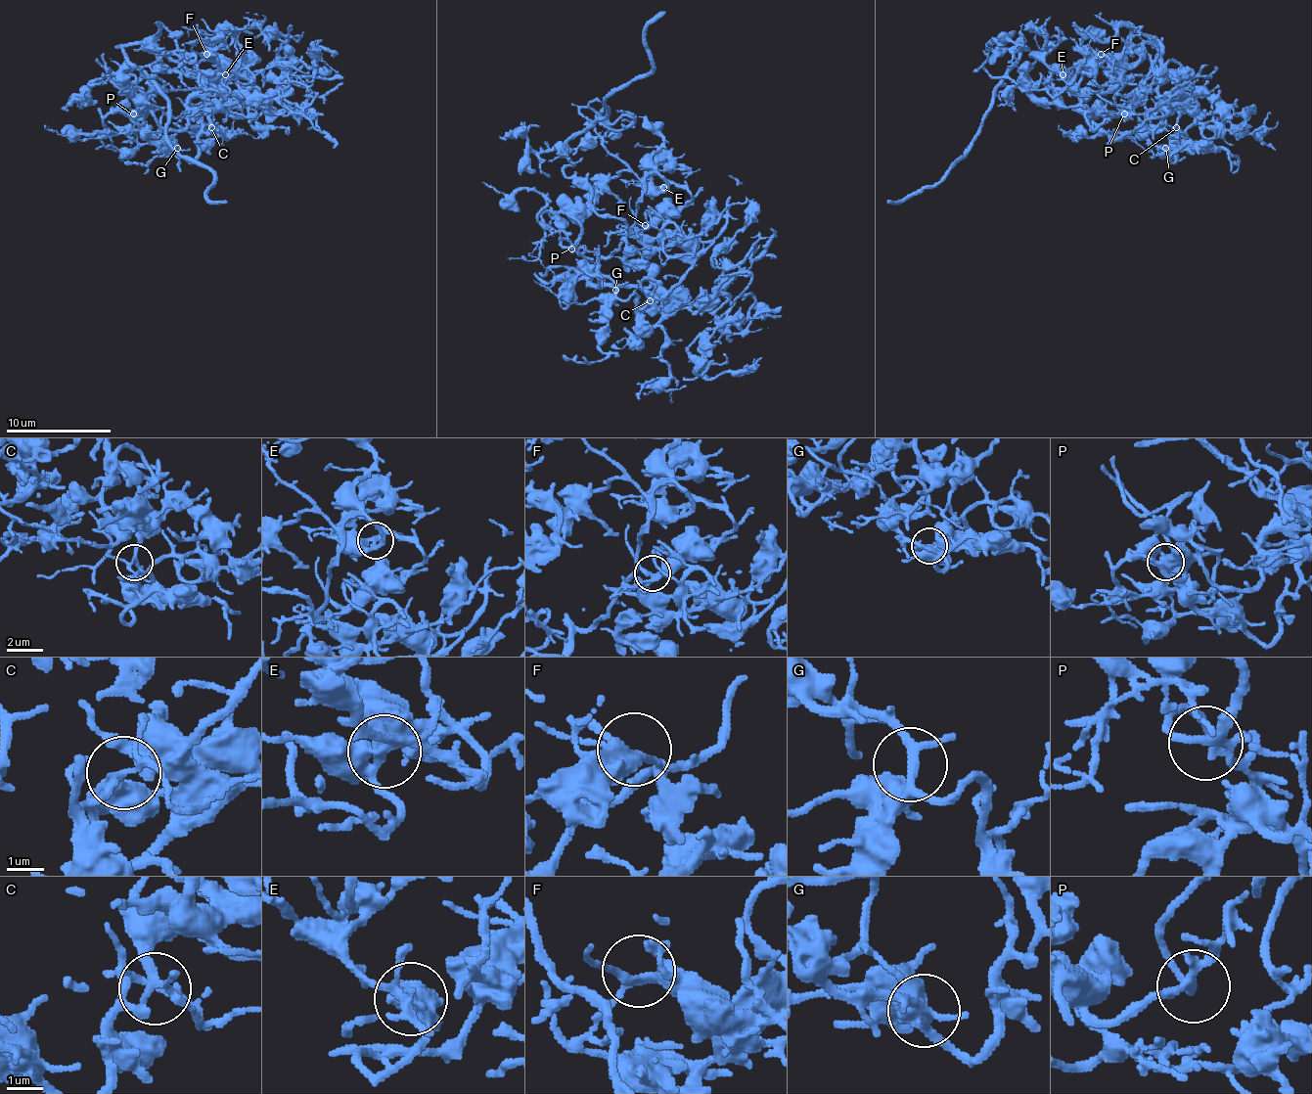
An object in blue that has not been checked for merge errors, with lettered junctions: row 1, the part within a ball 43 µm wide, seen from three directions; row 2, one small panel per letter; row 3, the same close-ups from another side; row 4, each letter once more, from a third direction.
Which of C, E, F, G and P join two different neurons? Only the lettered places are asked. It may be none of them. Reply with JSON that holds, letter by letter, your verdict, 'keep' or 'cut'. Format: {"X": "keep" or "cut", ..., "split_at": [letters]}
{"C": "keep", "E": "keep", "F": "keep", "G": "keep", "P": "keep", "split_at": []}

